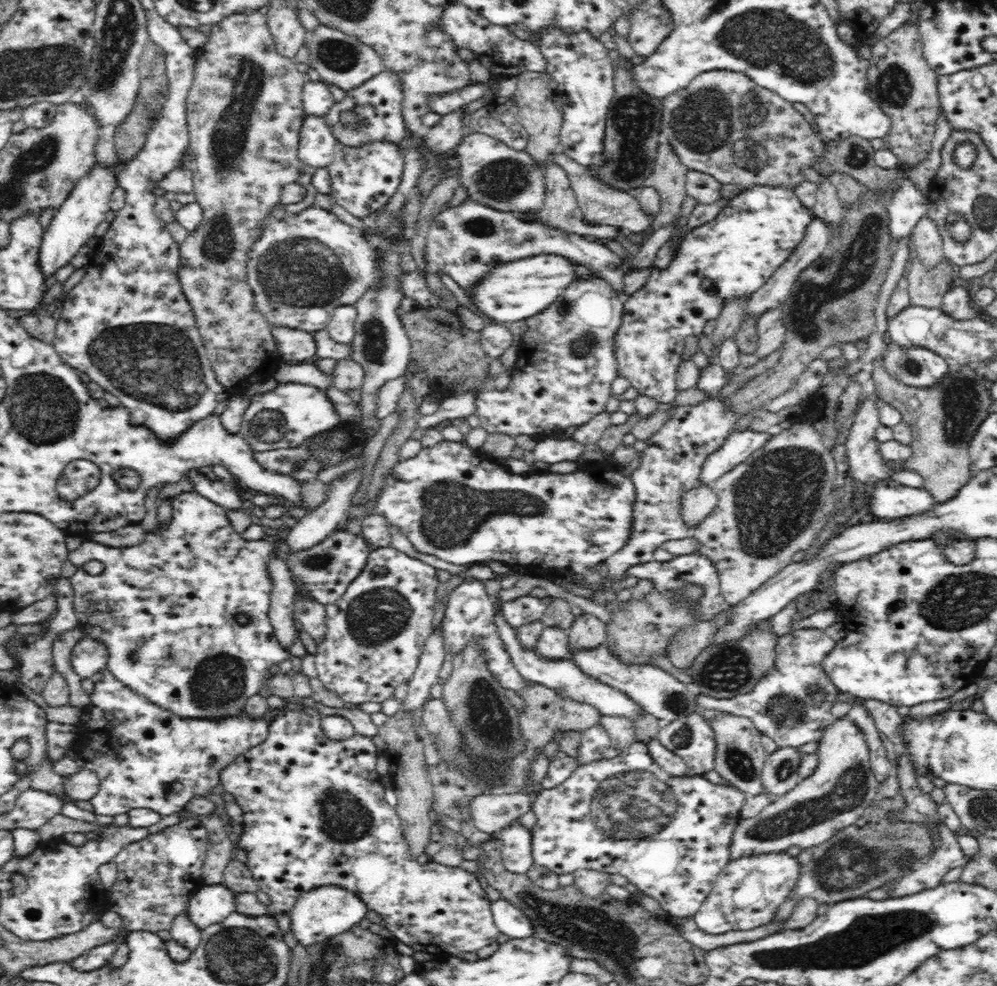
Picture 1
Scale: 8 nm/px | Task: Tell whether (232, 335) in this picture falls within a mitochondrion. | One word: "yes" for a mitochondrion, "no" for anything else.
no

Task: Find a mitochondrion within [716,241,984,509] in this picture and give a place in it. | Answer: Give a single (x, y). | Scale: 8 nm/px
(961, 397)

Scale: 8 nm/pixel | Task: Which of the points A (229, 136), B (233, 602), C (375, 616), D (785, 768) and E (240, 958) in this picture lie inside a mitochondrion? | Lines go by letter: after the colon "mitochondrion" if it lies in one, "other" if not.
A: mitochondrion
B: other
C: mitochondrion
D: mitochondrion
E: mitochondrion

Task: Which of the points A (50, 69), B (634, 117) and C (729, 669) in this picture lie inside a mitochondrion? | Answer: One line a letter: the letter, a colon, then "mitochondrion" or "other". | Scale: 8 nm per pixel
A: mitochondrion
B: mitochondrion
C: mitochondrion

